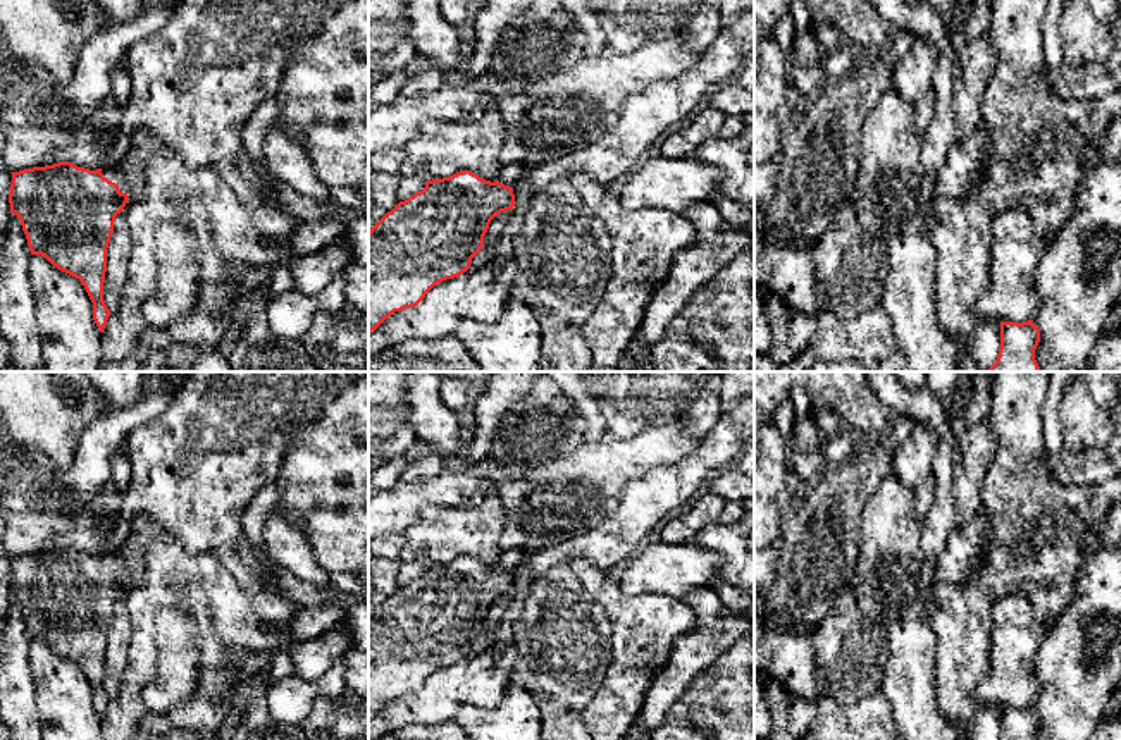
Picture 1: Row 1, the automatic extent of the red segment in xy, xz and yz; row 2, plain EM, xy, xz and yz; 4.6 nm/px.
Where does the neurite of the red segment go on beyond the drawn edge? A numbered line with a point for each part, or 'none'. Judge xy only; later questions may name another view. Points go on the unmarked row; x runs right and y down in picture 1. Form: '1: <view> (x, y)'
1: xy (114, 556)

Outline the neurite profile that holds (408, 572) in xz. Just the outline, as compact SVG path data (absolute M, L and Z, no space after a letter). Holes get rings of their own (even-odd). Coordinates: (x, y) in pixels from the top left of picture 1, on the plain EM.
M401 563L398 571L398 585L399 587L408 585L415 578L422 577L425 573L425 568L427 566L420 563Z

